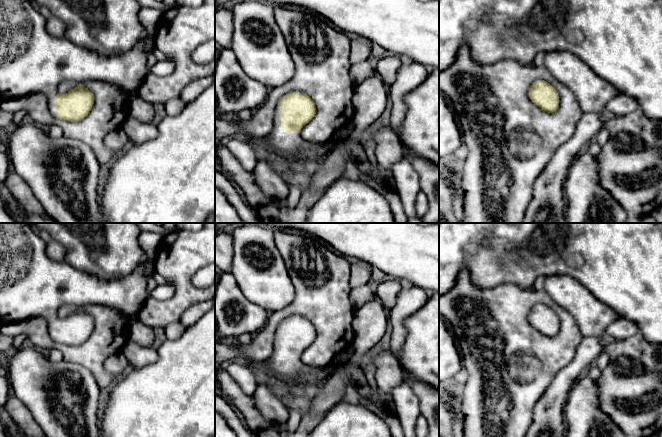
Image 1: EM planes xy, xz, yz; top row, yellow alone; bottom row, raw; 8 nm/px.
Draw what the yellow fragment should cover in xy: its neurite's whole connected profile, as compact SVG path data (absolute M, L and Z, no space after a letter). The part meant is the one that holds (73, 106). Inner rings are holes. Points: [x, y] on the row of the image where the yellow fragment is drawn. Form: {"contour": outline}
{"contour": "M0 0L0 102L43 94L53 117L80 121L88 116L94 104L93 94L83 86L85 82L110 83L130 95L138 91L149 74L147 59L140 41L126 53L106 56L79 47L65 37L54 37L46 30L46 19L29 0ZM63 81L73 81L77 87L60 94L57 88Z"}

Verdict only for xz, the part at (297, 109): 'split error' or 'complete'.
split error

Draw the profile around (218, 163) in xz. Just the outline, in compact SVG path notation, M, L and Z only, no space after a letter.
M215 153L215 166L219 169L219 171L225 175L228 179L232 180L235 182L235 180L233 179L233 177L226 171L226 169L224 168L224 166L222 165L219 157L216 155Z

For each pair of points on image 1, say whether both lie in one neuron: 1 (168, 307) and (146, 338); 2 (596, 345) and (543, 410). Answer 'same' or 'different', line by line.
1: different
2: same

